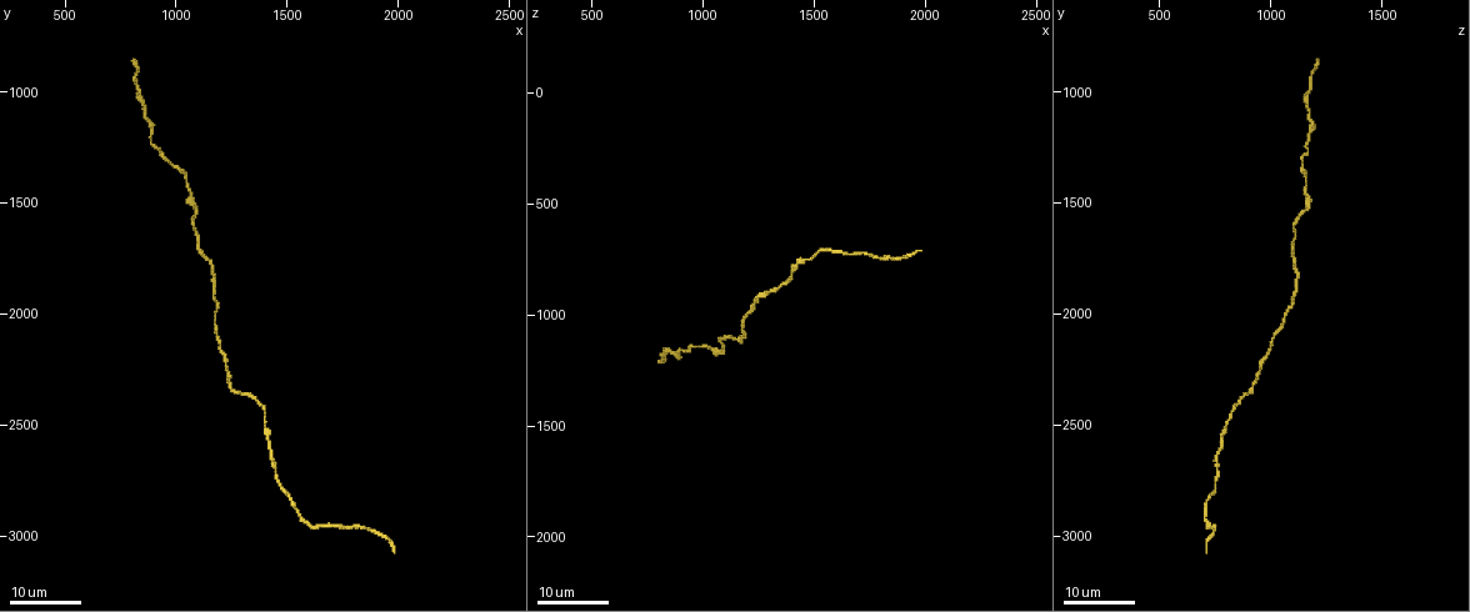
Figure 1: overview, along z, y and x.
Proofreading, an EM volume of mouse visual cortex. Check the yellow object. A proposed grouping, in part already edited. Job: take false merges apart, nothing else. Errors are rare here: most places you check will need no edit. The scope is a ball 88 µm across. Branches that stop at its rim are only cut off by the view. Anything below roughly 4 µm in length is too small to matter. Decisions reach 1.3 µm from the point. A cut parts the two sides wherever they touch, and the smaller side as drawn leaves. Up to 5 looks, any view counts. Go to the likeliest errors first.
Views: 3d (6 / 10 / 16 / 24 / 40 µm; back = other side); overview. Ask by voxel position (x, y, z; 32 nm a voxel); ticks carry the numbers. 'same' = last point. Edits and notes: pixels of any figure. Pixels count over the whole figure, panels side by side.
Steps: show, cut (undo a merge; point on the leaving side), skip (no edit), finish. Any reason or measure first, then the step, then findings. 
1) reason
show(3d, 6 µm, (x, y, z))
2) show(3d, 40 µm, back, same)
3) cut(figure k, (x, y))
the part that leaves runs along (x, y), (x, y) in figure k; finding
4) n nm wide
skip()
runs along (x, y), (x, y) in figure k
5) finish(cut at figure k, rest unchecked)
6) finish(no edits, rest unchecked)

sudden change in width
show(3d, 24 µm, (1060, 1460, 1150))

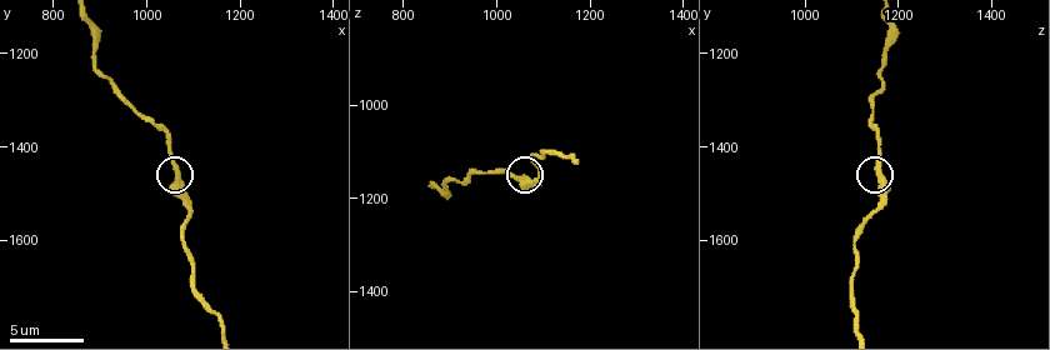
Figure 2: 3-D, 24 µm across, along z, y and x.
show(3d, 10 µm, (1065, 1455, 1160))

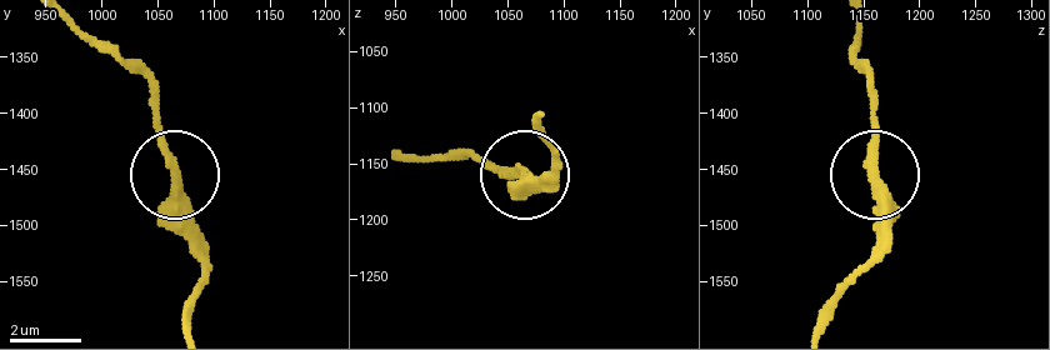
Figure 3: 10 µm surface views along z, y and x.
skip()
runs along (191, 325), (200, 271), (155, 86) in figure 3; one neuron here

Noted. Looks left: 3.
show(3d, 24 µm, (1210, 2140, 1010))

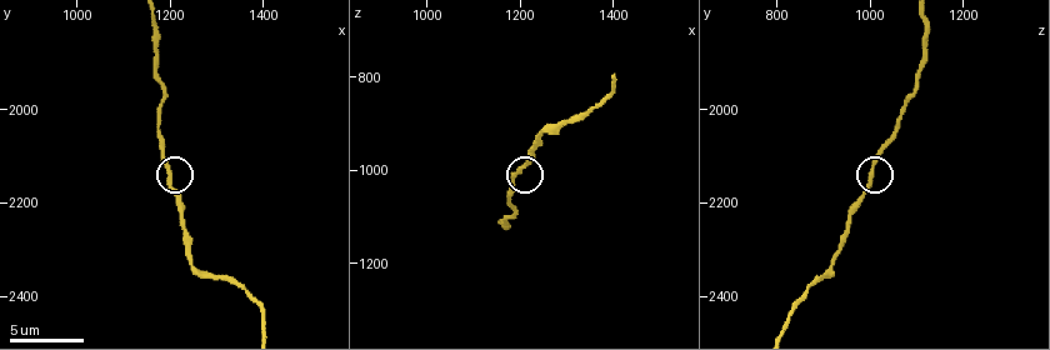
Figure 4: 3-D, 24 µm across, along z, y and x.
show(3d, 6 µm, (1195, 2145, 995))

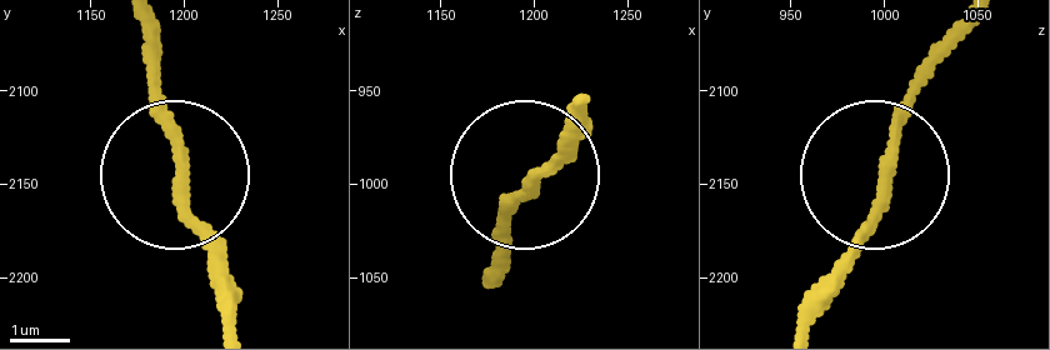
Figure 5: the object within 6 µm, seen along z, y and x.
skip()
all the same neuron

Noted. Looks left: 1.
show(3d, 6 µm, (885, 1215, 1170))

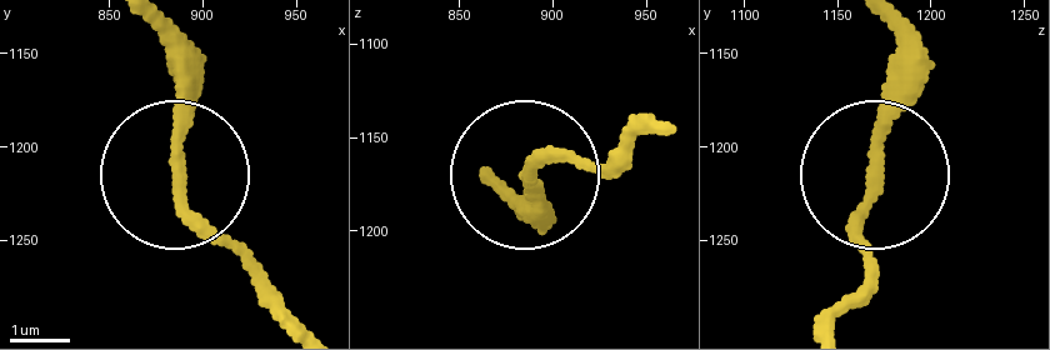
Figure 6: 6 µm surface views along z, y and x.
skip()
continuous, no second neuron

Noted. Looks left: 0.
finish(no edits, rest unchecked)

